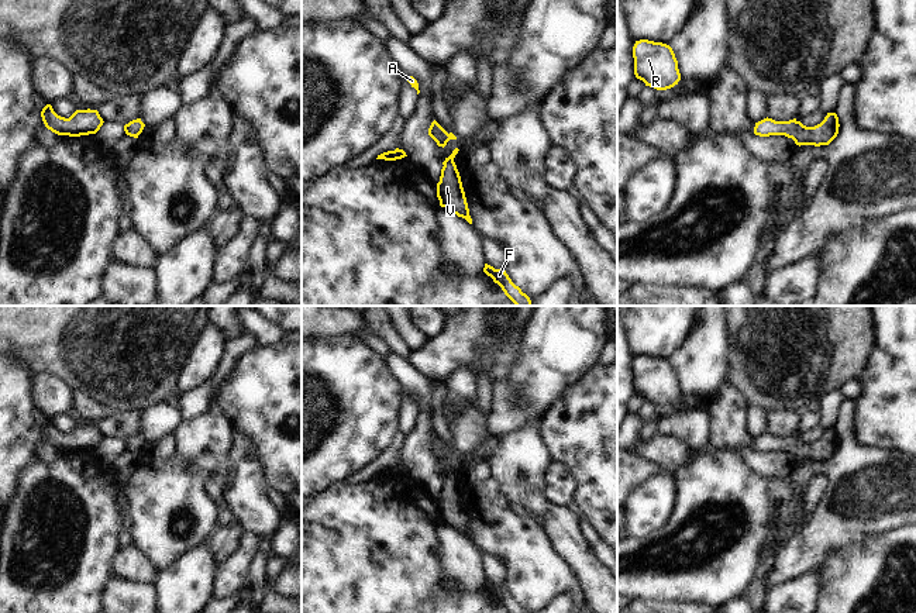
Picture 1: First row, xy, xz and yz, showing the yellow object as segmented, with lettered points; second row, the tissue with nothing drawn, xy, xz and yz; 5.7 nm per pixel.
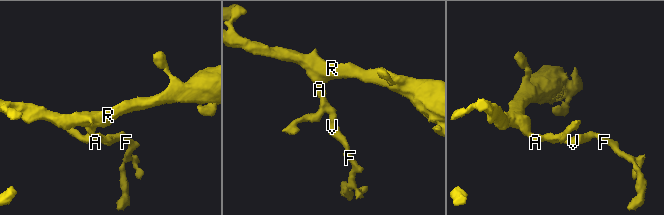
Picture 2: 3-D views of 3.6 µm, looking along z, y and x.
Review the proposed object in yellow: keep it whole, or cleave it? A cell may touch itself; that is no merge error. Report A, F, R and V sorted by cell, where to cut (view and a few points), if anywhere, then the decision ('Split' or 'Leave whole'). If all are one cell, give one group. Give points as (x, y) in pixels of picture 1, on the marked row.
Groups: A F R V. No split. Leave whole.

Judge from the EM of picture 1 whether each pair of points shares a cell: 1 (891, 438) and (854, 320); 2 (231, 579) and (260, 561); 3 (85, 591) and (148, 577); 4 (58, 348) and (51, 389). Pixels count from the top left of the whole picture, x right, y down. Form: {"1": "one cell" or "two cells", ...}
{"1": "two cells", "2": "two cells", "3": "two cells", "4": "two cells"}

